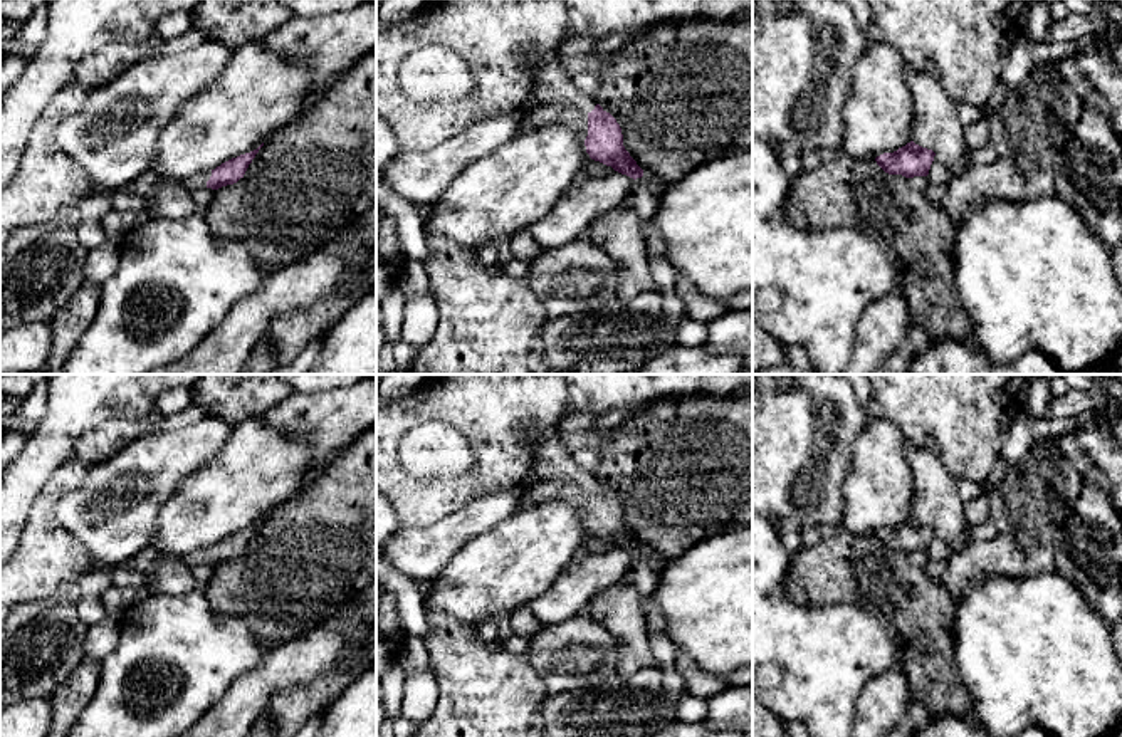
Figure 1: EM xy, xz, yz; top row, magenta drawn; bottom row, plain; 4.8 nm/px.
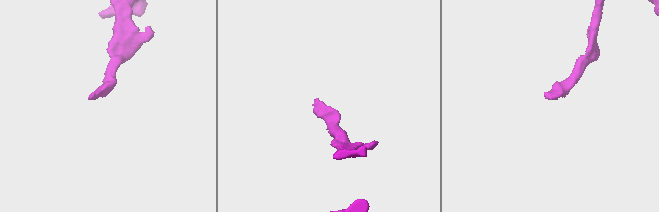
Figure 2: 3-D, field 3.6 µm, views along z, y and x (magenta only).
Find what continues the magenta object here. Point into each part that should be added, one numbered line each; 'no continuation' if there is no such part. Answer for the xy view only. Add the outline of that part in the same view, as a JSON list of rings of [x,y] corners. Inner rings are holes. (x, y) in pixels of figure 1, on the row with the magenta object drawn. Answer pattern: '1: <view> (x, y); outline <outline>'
1: xy (195, 182); outline [[[212,171],[197,173],[183,180],[181,185],[191,193],[200,188],[207,188],[207,181],[210,180],[210,176],[212,176]]]

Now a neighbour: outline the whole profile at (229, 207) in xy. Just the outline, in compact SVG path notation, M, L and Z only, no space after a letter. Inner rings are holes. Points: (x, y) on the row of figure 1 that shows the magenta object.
M376 49L339 76L296 123L275 131L245 175L215 190L203 217L217 242L240 242L267 272L304 260L376 203Z

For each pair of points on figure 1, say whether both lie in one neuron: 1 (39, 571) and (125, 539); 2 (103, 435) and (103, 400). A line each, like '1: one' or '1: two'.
1: two
2: two

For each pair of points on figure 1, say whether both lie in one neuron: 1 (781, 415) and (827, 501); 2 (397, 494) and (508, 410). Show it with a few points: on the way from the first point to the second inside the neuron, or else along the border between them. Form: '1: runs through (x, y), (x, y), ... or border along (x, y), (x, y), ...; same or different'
1: runs through (781, 437), (786, 457), (805, 479); same
2: runs through (393, 450), (393, 433), (419, 408), (464, 408); same

